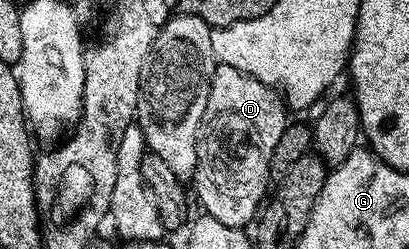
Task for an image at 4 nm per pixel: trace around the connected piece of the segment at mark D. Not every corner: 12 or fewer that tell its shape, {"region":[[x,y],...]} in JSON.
{"region":[[216,64],[194,200],[234,229],[269,193],[278,89]]}

